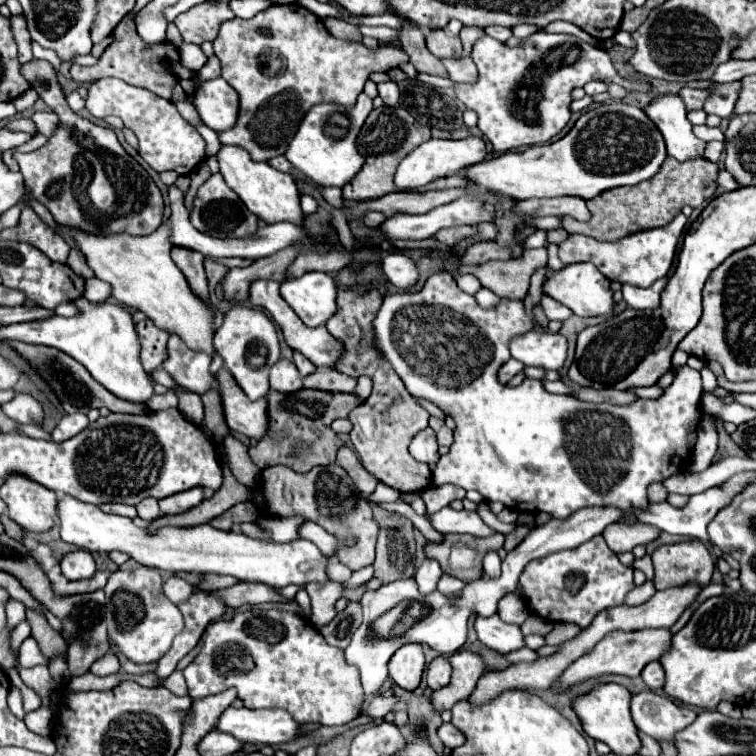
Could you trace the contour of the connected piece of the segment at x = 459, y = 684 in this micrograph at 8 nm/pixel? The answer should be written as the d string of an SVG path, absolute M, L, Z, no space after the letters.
M472 651L452 653L450 663L454 669L450 683L432 695L432 707L436 711L450 709L454 703L466 699L484 673L484 659L480 659L480 655Z

